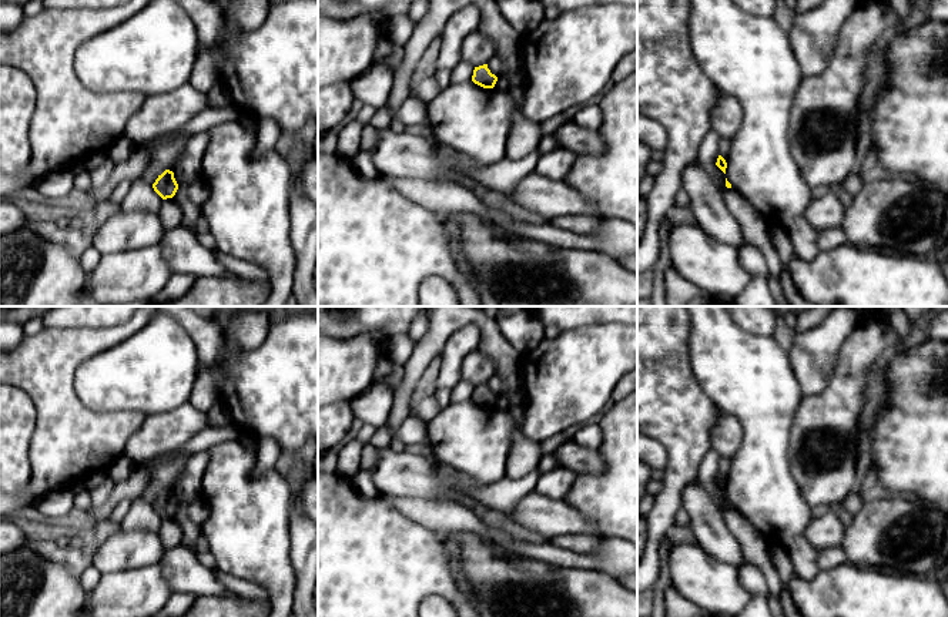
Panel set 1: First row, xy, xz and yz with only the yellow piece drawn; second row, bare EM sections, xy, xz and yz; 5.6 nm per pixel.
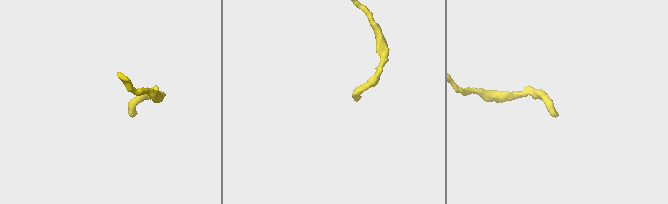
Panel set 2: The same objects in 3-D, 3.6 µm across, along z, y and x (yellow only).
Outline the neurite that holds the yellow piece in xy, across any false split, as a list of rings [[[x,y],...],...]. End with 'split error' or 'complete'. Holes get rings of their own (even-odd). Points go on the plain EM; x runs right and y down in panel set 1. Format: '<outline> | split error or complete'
[[[165,489],[161,494],[158,494],[153,503],[153,507],[163,519],[172,517],[178,509],[174,492]]] | complete

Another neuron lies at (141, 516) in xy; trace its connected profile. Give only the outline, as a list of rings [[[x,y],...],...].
[[[141,496],[131,503],[131,509],[124,517],[120,527],[124,530],[158,532],[163,517],[154,510],[153,504]]]

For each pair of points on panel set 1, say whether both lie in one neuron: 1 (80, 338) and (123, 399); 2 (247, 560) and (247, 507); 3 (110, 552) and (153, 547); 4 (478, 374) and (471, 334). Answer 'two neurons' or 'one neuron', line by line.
1: two neurons
2: one neuron
3: one neuron
4: two neurons

